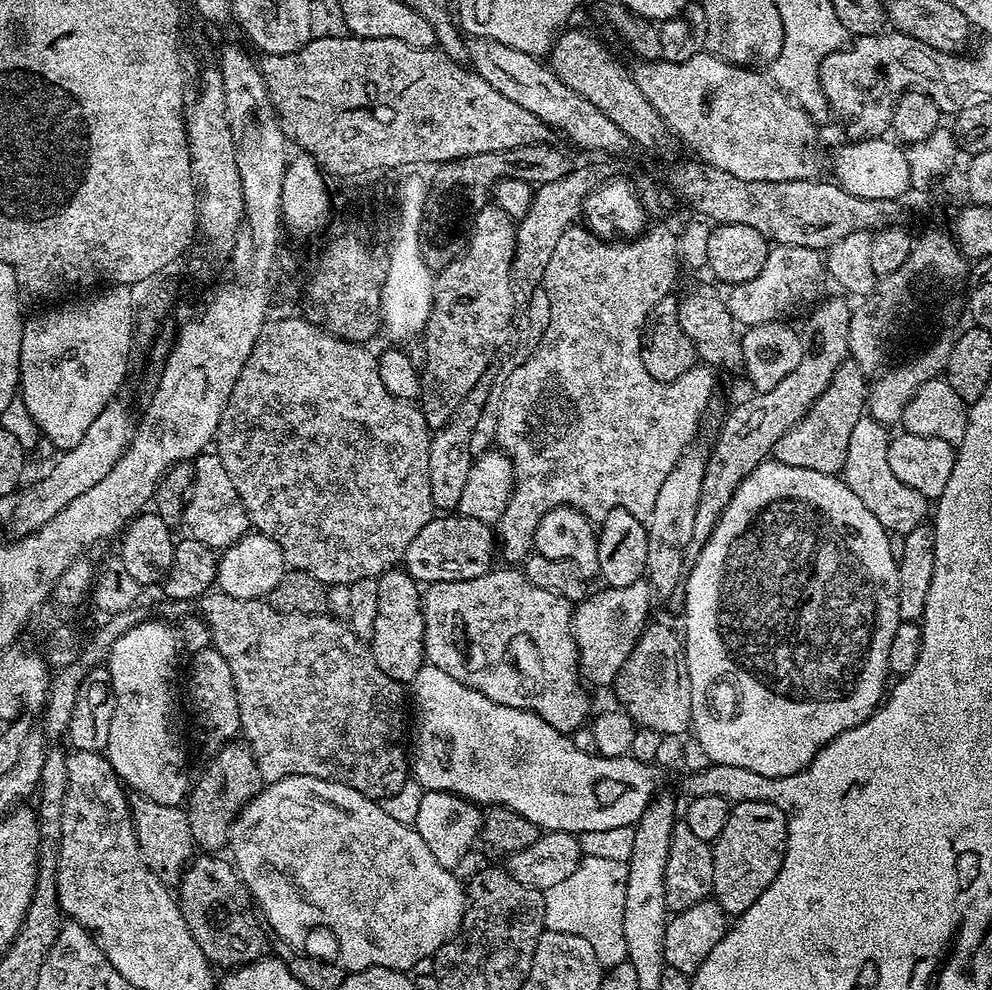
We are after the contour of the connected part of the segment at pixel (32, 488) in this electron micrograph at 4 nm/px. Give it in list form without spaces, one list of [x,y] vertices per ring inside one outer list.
[[[115,400],[103,408],[101,414],[94,418],[93,425],[86,430],[82,441],[70,449],[65,449],[61,456],[40,480],[27,486],[17,495],[17,502],[10,516],[10,530],[13,539],[21,539],[37,532],[46,522],[54,518],[80,494],[96,486],[106,478],[117,464],[118,458],[128,448],[136,429],[133,416],[120,400]]]

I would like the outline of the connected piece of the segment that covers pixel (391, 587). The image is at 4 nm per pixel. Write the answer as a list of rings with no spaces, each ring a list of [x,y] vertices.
[[[403,570],[385,572],[383,576],[379,577],[378,581],[378,614],[374,621],[373,636],[370,641],[372,657],[374,662],[378,662],[378,670],[382,670],[382,674],[386,674],[386,678],[390,678],[402,686],[408,686],[411,685],[414,674],[418,674],[418,670],[422,670],[422,666],[426,663],[424,659],[422,588],[410,573]]]

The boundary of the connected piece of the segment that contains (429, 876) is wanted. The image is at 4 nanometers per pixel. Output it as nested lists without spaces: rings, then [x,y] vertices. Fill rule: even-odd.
[[[287,776],[281,780],[271,781],[243,808],[236,821],[232,823],[231,852],[231,863],[241,882],[248,887],[248,893],[251,894],[255,907],[262,913],[266,924],[268,919],[267,927],[272,927],[290,947],[294,948],[292,950],[303,949],[300,947],[304,944],[304,924],[308,928],[329,928],[336,935],[336,944],[340,947],[339,963],[348,972],[361,972],[367,968],[389,968],[395,972],[407,973],[412,970],[408,968],[422,963],[427,956],[428,959],[435,957],[437,950],[460,930],[466,907],[466,888],[462,880],[460,884],[457,873],[453,869],[444,868],[436,861],[434,854],[430,854],[426,842],[422,842],[413,825],[394,822],[394,818],[390,818],[390,814],[386,814],[386,810],[377,801],[363,796],[361,792],[345,784],[313,776]]]

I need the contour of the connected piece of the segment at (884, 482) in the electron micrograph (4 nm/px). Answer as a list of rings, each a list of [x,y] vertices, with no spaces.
[[[867,414],[861,416],[850,433],[850,450],[846,450],[842,479],[850,486],[850,490],[854,490],[854,494],[858,494],[862,506],[866,506],[866,510],[870,510],[870,514],[874,514],[874,518],[882,522],[889,534],[905,536],[929,519],[930,502],[925,496],[918,494],[918,490],[910,490],[906,482],[898,482],[898,478],[894,478],[894,470],[890,470],[888,457],[889,443],[890,432],[885,425]]]

